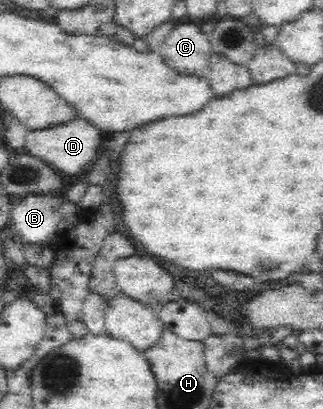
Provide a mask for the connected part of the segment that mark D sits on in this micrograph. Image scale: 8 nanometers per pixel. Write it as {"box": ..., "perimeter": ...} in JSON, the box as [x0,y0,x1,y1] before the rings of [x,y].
{"box":[24,116,105,178],"perimeter":[[[77,116],[53,127],[29,132],[24,151],[44,160],[59,175],[73,178],[73,176],[77,176],[81,172],[89,173],[92,170],[94,162],[99,159],[99,152],[103,148],[103,137],[105,135],[103,132],[89,119]]]}

